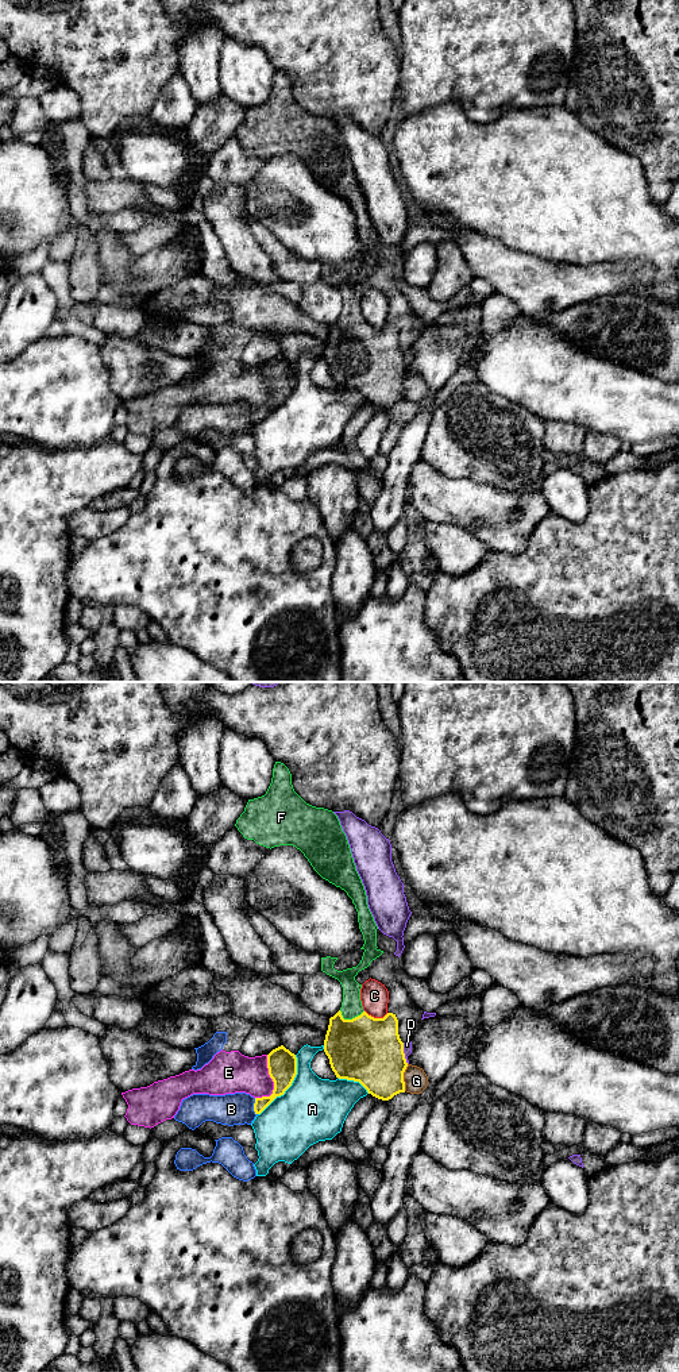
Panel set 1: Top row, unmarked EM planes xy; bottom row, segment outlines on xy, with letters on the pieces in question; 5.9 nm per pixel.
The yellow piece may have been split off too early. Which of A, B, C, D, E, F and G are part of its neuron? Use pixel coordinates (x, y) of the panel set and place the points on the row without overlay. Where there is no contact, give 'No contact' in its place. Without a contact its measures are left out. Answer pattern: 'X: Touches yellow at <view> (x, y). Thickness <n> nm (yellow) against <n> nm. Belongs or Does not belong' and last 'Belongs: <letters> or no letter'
A: Touches yellow at xy (289, 394). Thickness 180 nm (yellow) against 380 nm. Does not belong
B: Touches yellow at xy (254, 415). Thickness 140 nm (yellow) against 190 nm. Does not belong
C: Touches yellow at xy (377, 327). Thickness 400 nm (yellow) against 170 nm. Does not belong
D: Touches yellow at xy (404, 362). Thickness 400 nm (yellow) against 50 nm. Does not belong
E: Touches yellow at xy (273, 389). Thickness 180 nm (yellow) against 240 nm. Does not belong
F: Touches yellow at xy (350, 328). Thickness 400 nm (yellow) against 130 nm. Belongs
G: Touches yellow at xy (402, 386). Thickness 380 nm (yellow) against 140 nm. Does not belong
Belongs: F

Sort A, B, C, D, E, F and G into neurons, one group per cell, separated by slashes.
A / B / C / D / E / F / G

